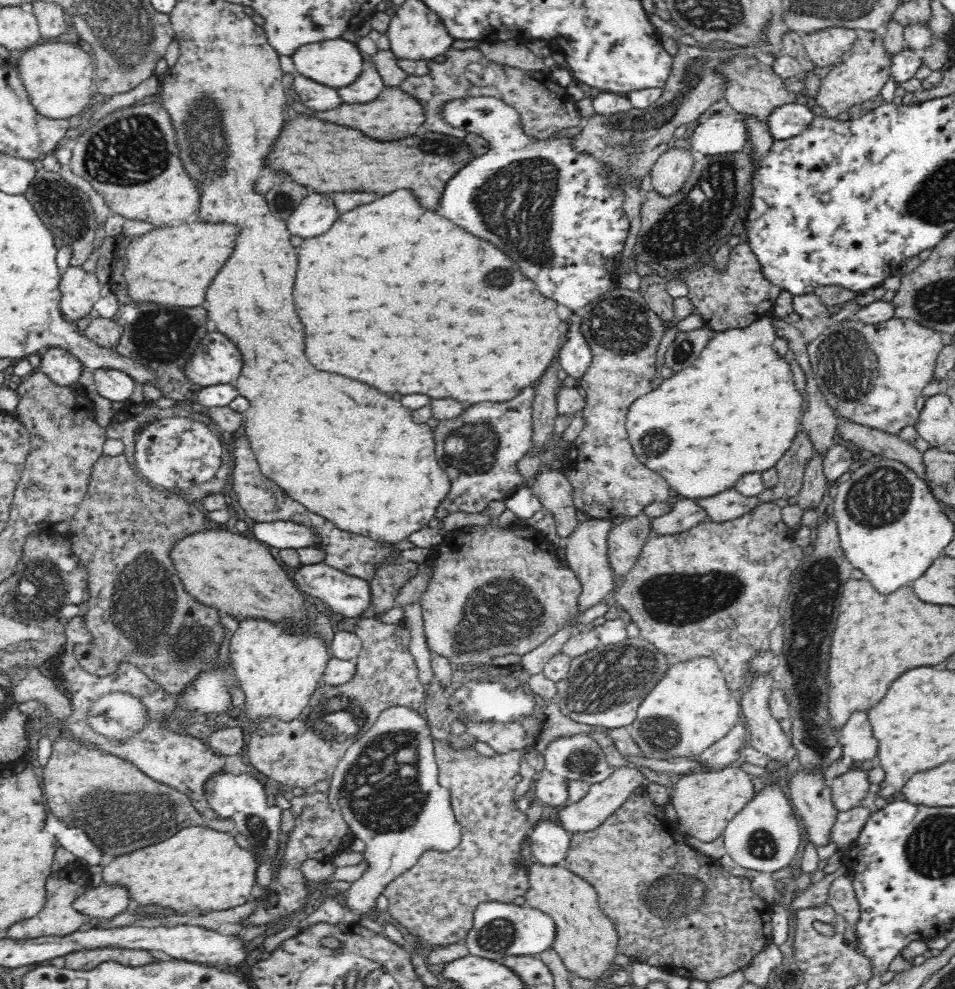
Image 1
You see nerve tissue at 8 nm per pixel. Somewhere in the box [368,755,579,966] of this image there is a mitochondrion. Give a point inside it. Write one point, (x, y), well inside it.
(498, 936)

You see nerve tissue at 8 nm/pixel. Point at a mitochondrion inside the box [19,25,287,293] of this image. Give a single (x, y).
(132, 151)

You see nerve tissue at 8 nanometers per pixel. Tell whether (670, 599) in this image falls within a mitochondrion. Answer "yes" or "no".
yes

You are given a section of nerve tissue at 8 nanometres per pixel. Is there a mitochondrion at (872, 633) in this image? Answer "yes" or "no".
no

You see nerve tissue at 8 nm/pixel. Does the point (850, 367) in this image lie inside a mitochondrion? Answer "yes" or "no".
yes

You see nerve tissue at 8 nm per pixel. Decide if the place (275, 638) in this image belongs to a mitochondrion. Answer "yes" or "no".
no

